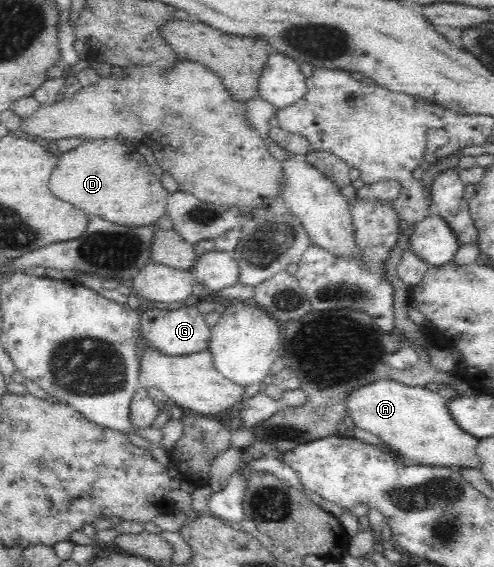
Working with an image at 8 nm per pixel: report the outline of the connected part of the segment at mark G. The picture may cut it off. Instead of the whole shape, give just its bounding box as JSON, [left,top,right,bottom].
[140,306,211,356]

